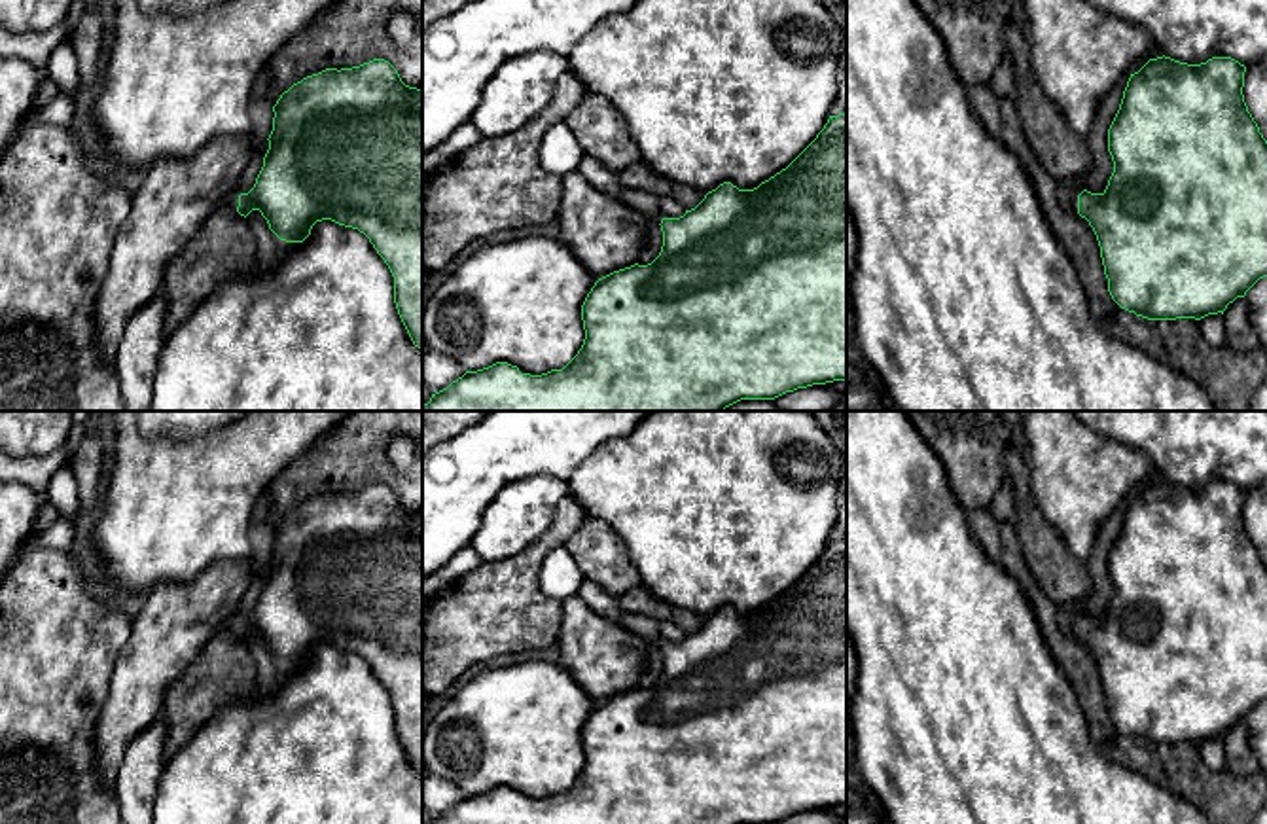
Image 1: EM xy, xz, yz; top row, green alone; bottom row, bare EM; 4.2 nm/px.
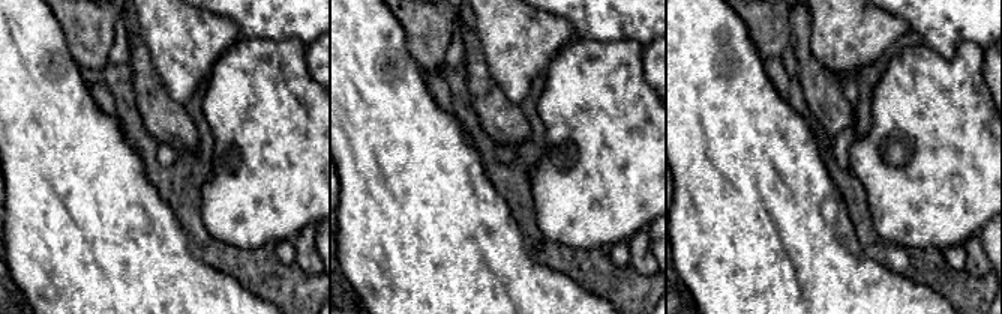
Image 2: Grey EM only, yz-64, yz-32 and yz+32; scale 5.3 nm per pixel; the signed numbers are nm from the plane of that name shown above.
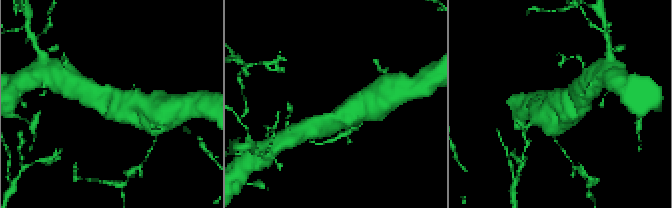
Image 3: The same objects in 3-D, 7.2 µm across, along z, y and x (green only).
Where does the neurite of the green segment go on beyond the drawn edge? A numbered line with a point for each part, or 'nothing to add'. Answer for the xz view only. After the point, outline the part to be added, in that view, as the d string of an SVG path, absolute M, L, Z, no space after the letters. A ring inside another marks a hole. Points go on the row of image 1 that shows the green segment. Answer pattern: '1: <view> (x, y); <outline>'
1: xz (593, 171); M583 153L578 172L597 189L606 191L642 214L651 214L657 224L667 218L657 208L657 199L648 191L631 189L619 184L617 172L604 167L598 159Z

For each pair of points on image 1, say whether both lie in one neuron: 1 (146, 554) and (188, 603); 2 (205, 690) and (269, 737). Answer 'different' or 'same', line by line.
1: different
2: different

